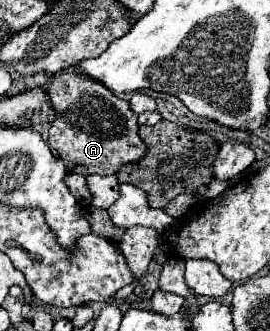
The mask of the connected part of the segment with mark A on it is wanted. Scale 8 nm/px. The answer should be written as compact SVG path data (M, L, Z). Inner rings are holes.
M74 72L48 74L46 92L50 96L56 120L50 128L50 148L64 160L68 172L76 174L116 174L120 166L136 162L146 154L138 136L138 116L126 100L116 98L106 86Z

